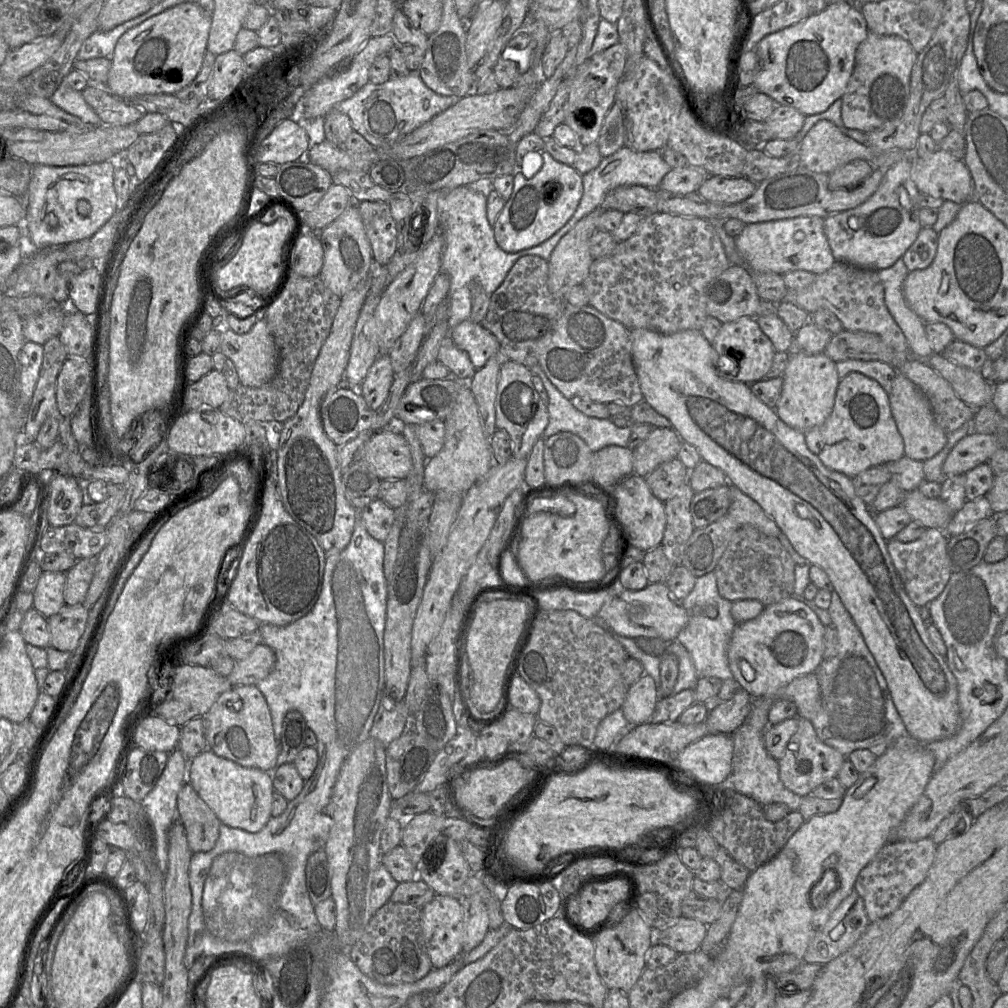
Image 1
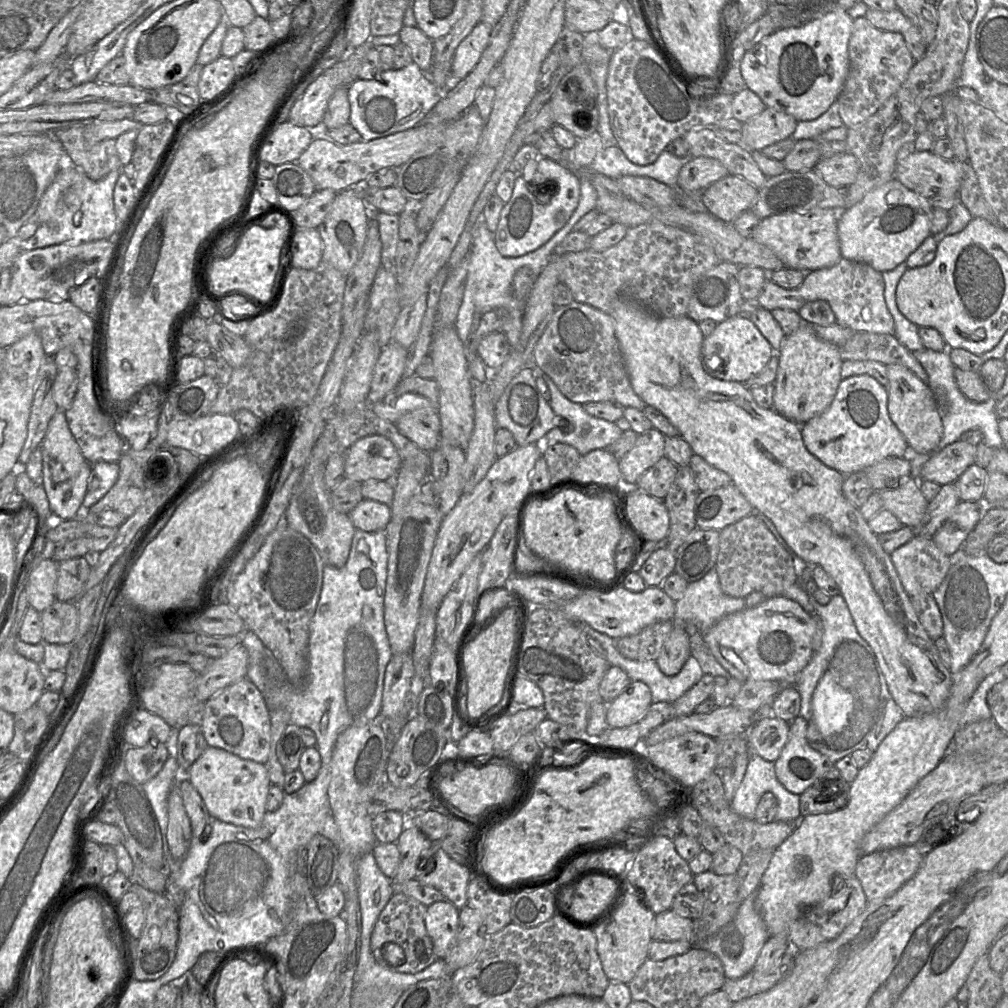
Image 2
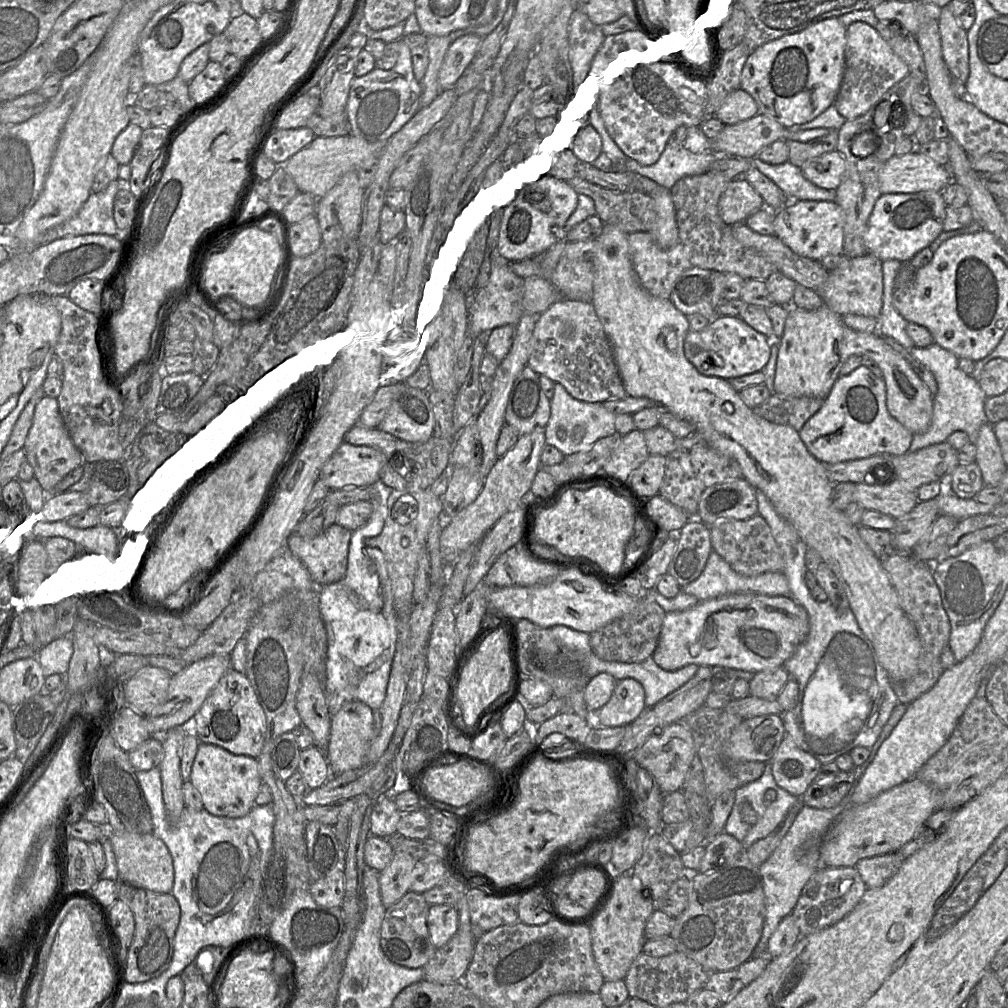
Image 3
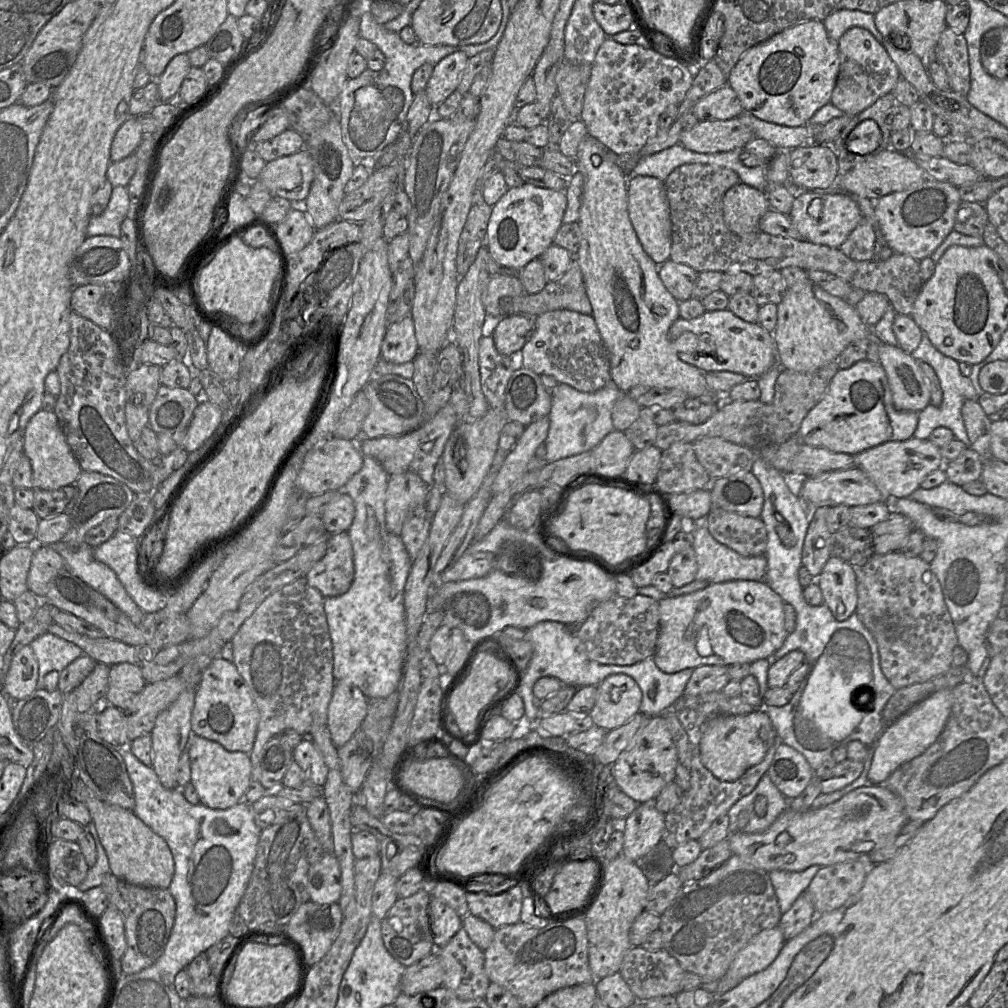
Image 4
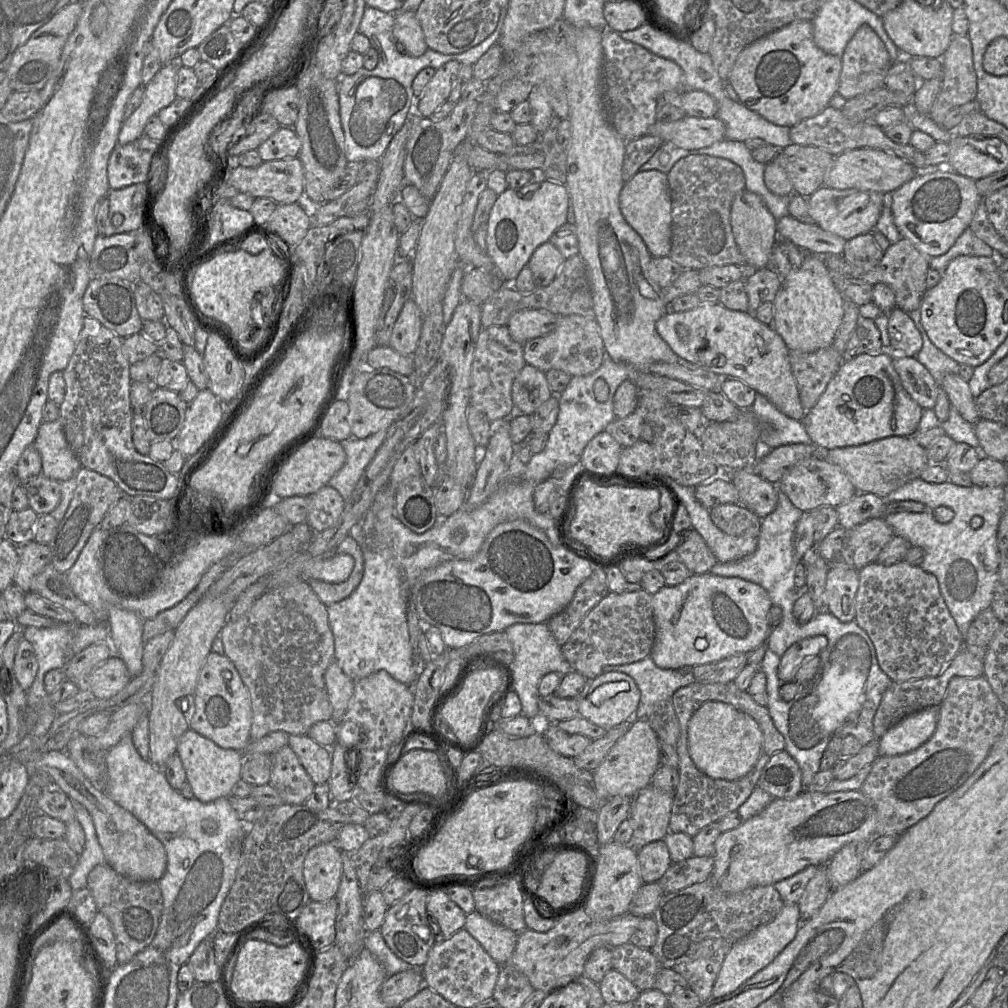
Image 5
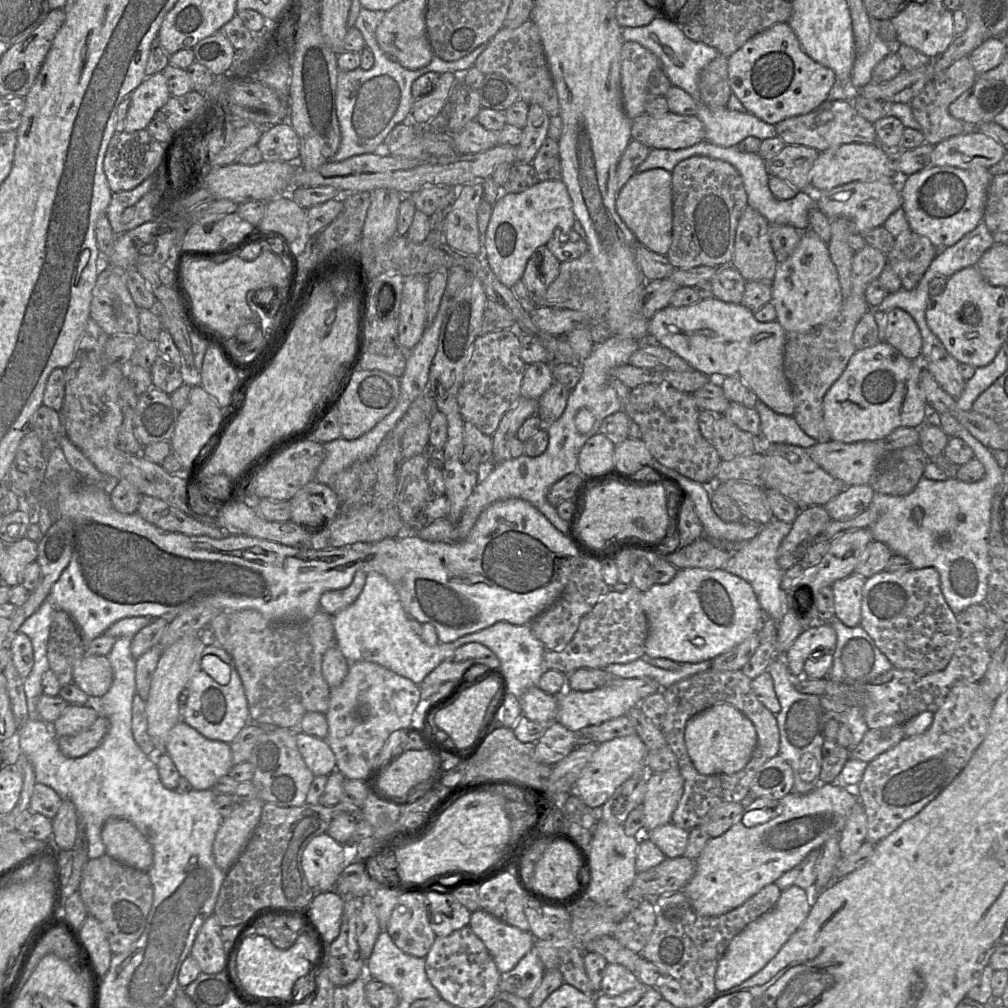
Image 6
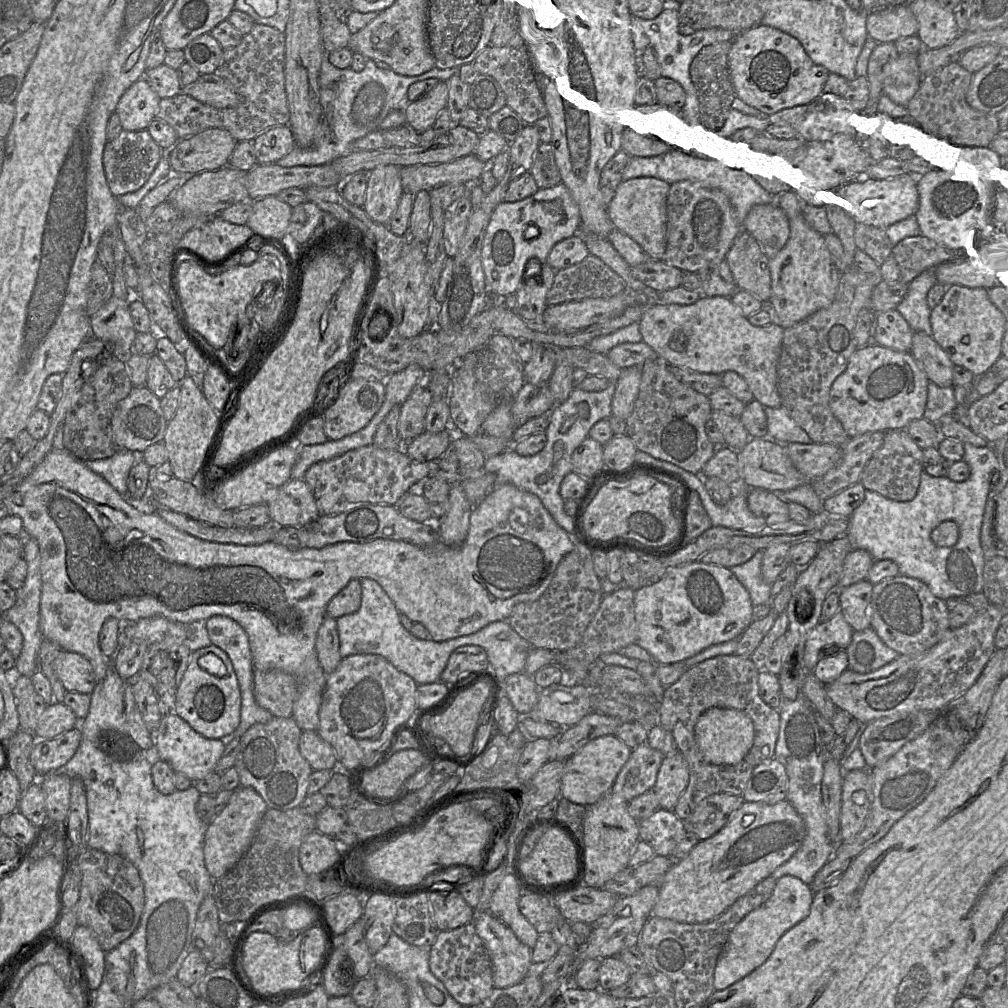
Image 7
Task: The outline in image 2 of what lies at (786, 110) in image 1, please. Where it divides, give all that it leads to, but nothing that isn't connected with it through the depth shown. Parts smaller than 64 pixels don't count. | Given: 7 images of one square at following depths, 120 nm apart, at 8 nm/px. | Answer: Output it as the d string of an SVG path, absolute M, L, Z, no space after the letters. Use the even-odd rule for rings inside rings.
M765 108L742 125L742 143L750 151L761 151L766 146L789 138L798 121L782 110Z

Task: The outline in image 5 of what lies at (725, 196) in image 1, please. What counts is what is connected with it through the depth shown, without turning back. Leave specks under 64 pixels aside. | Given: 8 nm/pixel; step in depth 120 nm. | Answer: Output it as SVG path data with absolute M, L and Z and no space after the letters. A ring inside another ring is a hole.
M745 189L734 198L730 210L730 223L735 242L745 258L747 268L758 270L771 266L771 254L778 242L776 222L759 195Z

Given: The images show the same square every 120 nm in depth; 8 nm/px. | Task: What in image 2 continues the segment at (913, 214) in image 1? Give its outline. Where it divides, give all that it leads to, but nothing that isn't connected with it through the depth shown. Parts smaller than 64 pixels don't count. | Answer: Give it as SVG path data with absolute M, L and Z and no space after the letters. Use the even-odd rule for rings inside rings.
M893 178L887 183L874 188L851 208L839 212L837 234L841 257L854 262L870 265L876 271L893 270L912 254L923 241L931 235L933 208L930 199L926 199L902 185Z

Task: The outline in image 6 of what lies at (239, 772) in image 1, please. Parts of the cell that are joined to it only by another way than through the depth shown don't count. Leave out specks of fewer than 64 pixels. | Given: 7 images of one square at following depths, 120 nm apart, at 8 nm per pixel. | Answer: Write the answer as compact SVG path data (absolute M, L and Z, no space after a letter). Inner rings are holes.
M183 720L170 730L166 740L165 753L174 762L180 776L187 779L195 790L211 789L221 777L228 775L233 767L228 743L207 739Z

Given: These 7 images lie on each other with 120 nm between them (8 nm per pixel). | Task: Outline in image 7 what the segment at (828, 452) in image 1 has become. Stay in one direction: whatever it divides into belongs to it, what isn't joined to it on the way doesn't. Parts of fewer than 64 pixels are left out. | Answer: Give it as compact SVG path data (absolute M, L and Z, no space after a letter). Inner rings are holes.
M877 343L857 348L851 355L845 371L833 382L830 389L829 407L841 423L849 438L868 432L886 432L906 429L914 420L924 417L928 398L929 379L910 352L897 351Z

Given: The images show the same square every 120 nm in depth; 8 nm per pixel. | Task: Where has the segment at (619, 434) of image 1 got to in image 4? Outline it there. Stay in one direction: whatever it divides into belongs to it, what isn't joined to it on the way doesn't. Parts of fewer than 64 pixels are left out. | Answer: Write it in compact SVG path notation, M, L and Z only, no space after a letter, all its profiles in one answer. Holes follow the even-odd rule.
M613 380L602 389L590 393L578 391L565 383L558 383L552 394L550 427L545 440L547 454L544 460L552 463L562 458L592 451L614 430L612 409L621 394L623 392Z

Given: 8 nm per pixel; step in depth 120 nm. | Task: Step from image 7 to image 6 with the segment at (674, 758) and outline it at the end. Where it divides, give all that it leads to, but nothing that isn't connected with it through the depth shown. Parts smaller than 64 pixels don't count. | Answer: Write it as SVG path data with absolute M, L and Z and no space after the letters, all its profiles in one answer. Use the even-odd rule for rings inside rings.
M679 768L650 773L642 802L644 827L647 832L671 822L684 791L684 780Z

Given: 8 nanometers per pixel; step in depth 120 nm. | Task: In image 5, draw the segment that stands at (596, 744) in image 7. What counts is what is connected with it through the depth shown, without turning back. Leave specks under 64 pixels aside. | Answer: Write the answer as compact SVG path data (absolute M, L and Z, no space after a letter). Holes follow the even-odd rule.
M638 719L617 740L600 766L593 771L597 791L604 798L634 797L641 789L650 785L659 765L659 738L647 719Z

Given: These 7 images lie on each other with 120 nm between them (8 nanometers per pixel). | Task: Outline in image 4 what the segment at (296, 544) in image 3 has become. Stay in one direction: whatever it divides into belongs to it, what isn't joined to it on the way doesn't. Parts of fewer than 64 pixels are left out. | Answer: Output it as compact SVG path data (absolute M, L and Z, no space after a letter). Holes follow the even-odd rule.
M343 531L328 535L325 555L305 577L324 597L335 597L349 590L354 573L352 543Z

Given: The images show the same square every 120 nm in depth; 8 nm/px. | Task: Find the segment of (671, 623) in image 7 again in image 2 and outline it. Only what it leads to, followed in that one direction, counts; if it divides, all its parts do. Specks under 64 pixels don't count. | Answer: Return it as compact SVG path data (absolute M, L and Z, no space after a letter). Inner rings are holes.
M782 595L765 599L753 608L744 608L718 620L711 628L702 633L702 638L717 661L731 677L741 683L754 680L773 680L783 685L794 685L794 680L809 663L813 650L815 633L814 617L807 613L797 602ZM675 625L666 639L656 663L663 674L674 676L680 672L690 655L689 636L683 625Z

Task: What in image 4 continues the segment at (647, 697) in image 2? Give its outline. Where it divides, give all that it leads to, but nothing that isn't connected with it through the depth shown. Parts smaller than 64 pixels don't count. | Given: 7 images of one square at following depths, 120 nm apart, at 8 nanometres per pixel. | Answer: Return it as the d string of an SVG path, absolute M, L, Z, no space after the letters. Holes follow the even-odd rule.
M612 674L597 685L595 705L589 716L595 726L610 731L638 713L641 700L641 689L632 677Z

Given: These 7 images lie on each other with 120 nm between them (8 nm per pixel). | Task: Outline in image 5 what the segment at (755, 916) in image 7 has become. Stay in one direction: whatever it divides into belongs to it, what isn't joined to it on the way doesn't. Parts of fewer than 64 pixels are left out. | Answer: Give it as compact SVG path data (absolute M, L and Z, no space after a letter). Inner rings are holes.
M797 903L783 905L778 915L770 922L759 926L737 941L727 953L715 983L711 999L719 998L737 990L746 980L769 965L775 957L795 938L801 924Z

